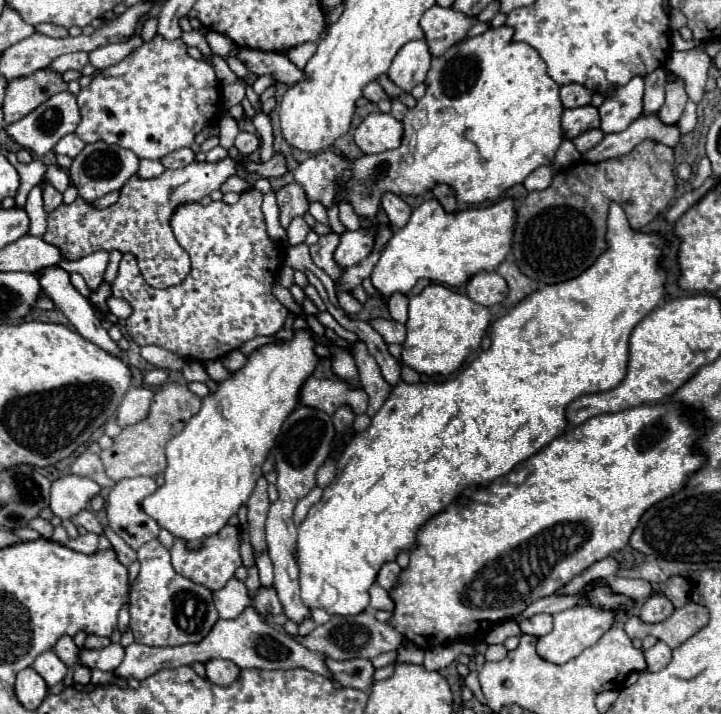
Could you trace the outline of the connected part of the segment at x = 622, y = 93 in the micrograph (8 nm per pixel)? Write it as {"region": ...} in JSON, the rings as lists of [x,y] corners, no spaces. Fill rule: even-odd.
{"region":[[[633,76],[625,86],[619,86],[611,98],[599,106],[601,130],[611,134],[633,124],[643,114],[643,92],[645,80],[641,76]]]}

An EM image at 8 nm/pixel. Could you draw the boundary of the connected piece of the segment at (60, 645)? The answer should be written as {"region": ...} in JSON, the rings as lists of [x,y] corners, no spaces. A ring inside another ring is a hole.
{"region":[[[61,636],[59,640],[57,640],[57,644],[55,644],[55,648],[53,648],[55,652],[57,652],[57,656],[67,664],[67,666],[75,666],[77,664],[77,646],[75,646],[75,642],[73,642],[73,638],[71,636]]]}

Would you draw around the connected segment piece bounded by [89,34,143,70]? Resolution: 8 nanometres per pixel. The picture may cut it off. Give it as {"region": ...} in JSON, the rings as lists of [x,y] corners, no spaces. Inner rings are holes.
{"region":[[[133,34],[127,42],[117,42],[117,44],[107,44],[101,46],[93,52],[89,52],[89,60],[97,70],[103,70],[107,66],[113,66],[117,62],[121,62],[127,54],[131,54],[135,48],[139,48],[143,44],[139,34]]]}

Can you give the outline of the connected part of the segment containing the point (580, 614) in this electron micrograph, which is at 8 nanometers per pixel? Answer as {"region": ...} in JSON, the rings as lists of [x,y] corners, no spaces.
{"region":[[[581,604],[565,612],[557,612],[553,614],[553,630],[539,638],[537,654],[553,664],[565,664],[571,658],[579,656],[585,648],[597,644],[597,640],[615,624],[615,616],[617,616],[615,610],[605,610],[591,604]]]}

